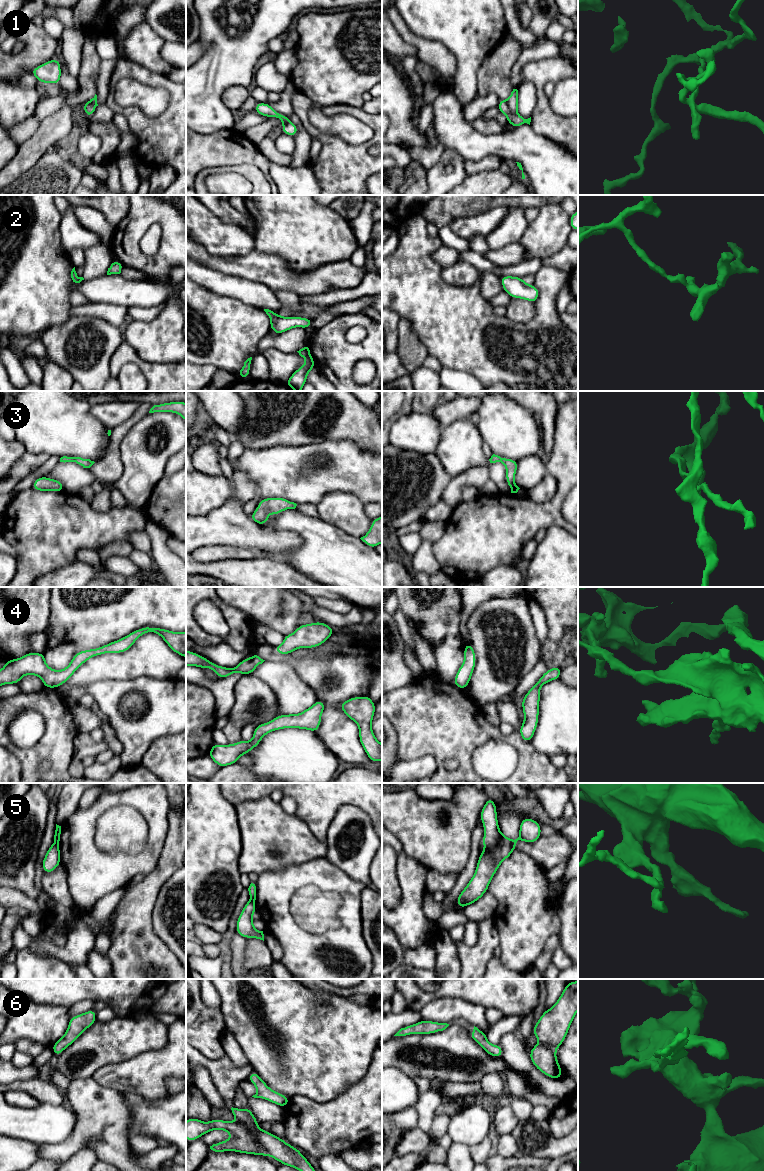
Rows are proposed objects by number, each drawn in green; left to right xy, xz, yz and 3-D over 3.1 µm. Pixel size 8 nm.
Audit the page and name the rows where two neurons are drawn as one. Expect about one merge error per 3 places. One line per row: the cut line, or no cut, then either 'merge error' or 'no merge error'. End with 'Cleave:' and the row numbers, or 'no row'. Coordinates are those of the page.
1: yz (505, 100), (508, 107), (516, 111) | merge error
2: no cut | no merge error
3: no cut | no merge error
4: no cut | no merge error
5: yz (502, 834), (494, 846), (485, 848) | merge error
6: no cut | no merge error
Cleave: 1, 5

